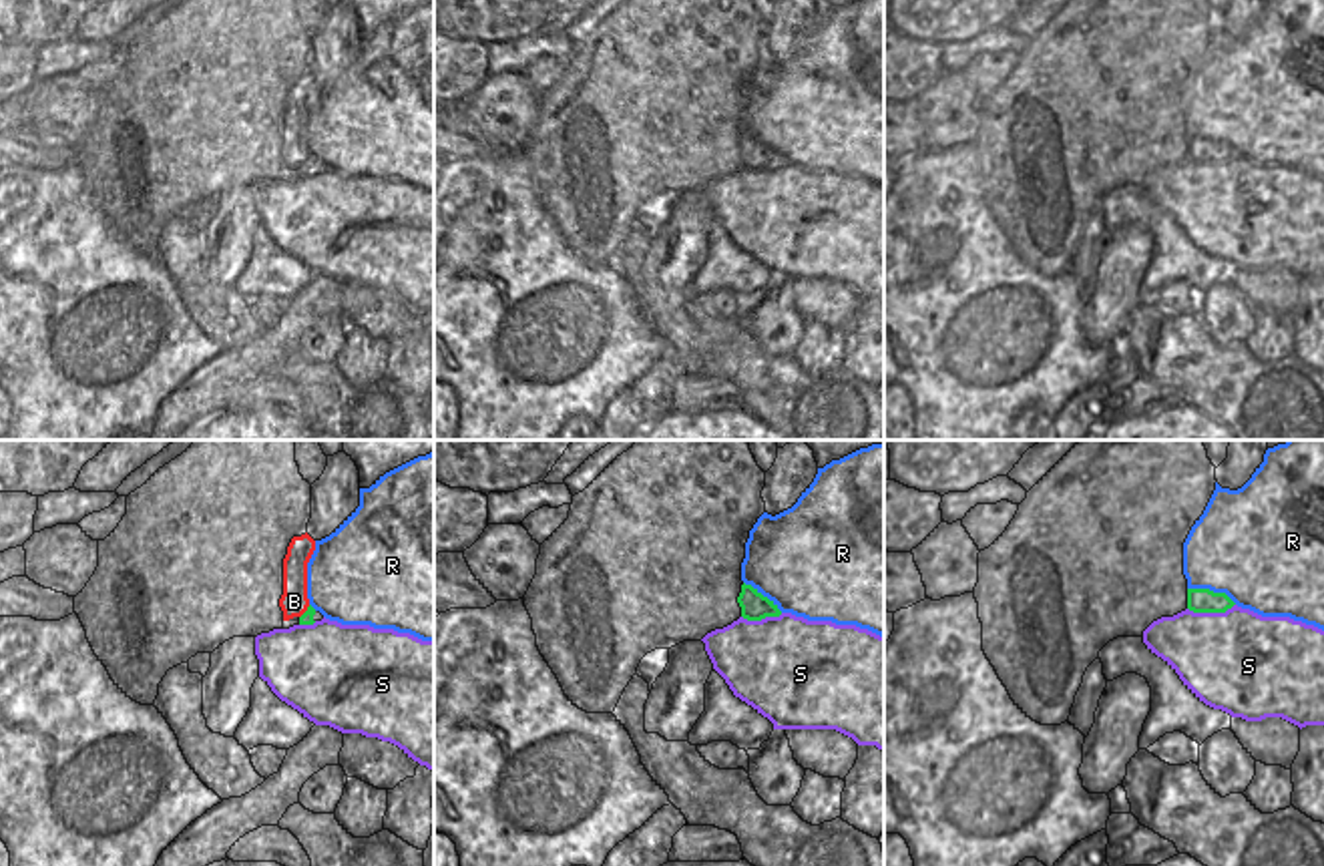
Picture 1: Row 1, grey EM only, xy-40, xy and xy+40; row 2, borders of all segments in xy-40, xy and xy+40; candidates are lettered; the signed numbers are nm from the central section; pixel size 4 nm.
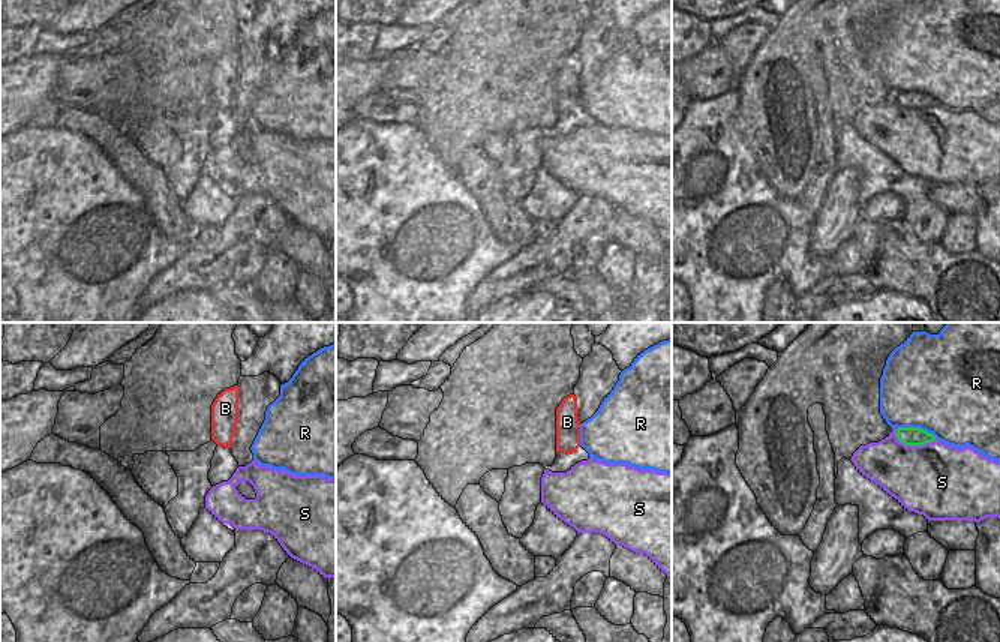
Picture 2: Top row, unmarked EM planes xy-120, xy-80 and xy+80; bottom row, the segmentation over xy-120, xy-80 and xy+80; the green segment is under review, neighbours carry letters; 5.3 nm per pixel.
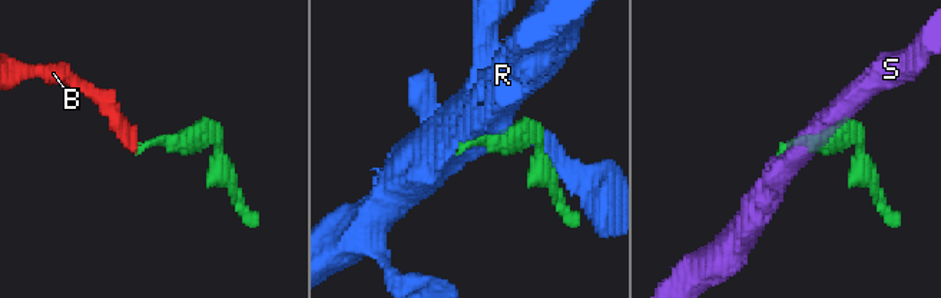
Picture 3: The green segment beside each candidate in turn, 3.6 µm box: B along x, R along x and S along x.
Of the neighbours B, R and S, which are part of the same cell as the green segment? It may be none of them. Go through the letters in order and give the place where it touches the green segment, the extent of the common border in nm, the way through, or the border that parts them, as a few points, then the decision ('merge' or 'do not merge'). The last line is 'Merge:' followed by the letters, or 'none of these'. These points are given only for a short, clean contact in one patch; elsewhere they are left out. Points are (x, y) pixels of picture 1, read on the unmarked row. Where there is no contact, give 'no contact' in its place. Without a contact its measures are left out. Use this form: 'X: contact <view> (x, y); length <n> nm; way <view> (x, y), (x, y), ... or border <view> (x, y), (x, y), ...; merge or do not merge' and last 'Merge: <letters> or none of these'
B: contact xy-40 (306, 161); length 70 nm; way xy-40 (308, 167), (306, 161), (294, 151); merge
R: contact xy+40 (1212, 141); length 220 nm; do not merge
S: contact xy+40 (1210, 161); length 190 nm; do not merge
Merge: B

